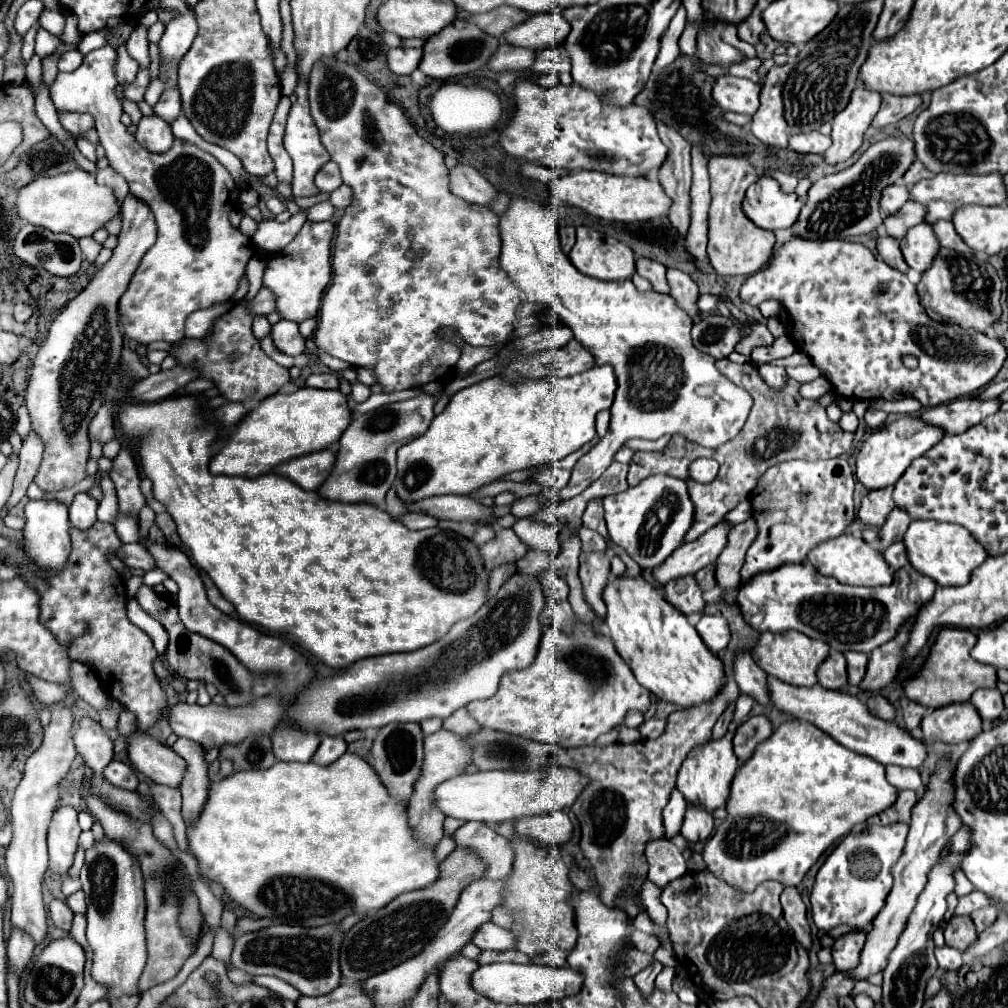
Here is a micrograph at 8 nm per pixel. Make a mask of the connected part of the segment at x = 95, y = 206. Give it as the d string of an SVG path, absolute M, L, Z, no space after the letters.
M82 169L56 177L40 177L18 191L18 215L22 221L46 227L54 233L68 233L76 239L92 237L120 213L118 199L110 187L96 183L94 175Z

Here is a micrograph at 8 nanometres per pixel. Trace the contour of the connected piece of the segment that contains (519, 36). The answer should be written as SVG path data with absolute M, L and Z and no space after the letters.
M546 11L530 15L524 23L512 27L504 33L506 41L518 47L528 47L532 51L542 51L546 47L558 47L570 33L570 23L560 11Z

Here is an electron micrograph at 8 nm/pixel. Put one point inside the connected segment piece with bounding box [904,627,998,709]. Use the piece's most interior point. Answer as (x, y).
(950, 675)

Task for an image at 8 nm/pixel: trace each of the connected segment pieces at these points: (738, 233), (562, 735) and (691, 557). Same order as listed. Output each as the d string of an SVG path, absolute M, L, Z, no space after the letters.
M712 155L708 161L710 171L710 231L708 231L708 257L718 275L752 275L760 271L772 257L776 237L768 229L754 225L742 211L746 189L758 179L756 167L746 155Z
M574 619L570 633L564 633L556 627L546 627L532 665L526 669L508 671L502 677L496 695L484 701L472 701L466 705L466 709L482 727L524 735L526 739L548 741L560 747L582 747L594 745L600 735L620 727L630 709L646 713L650 709L650 691L634 679L632 671L612 647L612 639L602 631L600 625L588 625L580 619Z
M720 521L716 527L700 535L696 541L680 545L664 561L664 565L654 571L654 579L660 585L664 585L668 579L678 579L680 575L692 575L702 567L706 567L708 563L714 563L728 543L730 529L732 525L728 521Z

